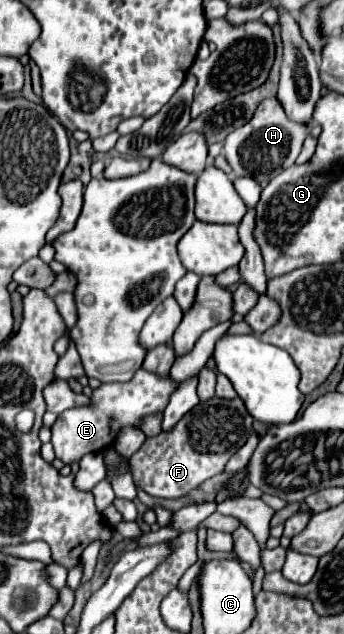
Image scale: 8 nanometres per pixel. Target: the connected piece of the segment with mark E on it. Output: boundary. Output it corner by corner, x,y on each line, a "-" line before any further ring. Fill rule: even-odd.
142,367
128,383
102,383
92,391
90,405
72,407
58,415
56,423
52,425
52,445
56,457
68,465
72,461
80,461
86,453
100,453
112,447
114,439
124,427
140,429
144,417
162,413
170,401
170,393
174,393
176,387
178,383
172,381
170,375
154,375

